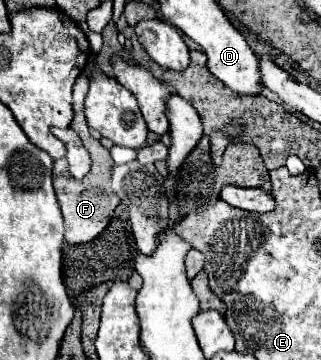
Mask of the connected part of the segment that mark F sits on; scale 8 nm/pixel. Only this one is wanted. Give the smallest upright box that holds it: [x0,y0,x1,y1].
[54,73,120,245]

